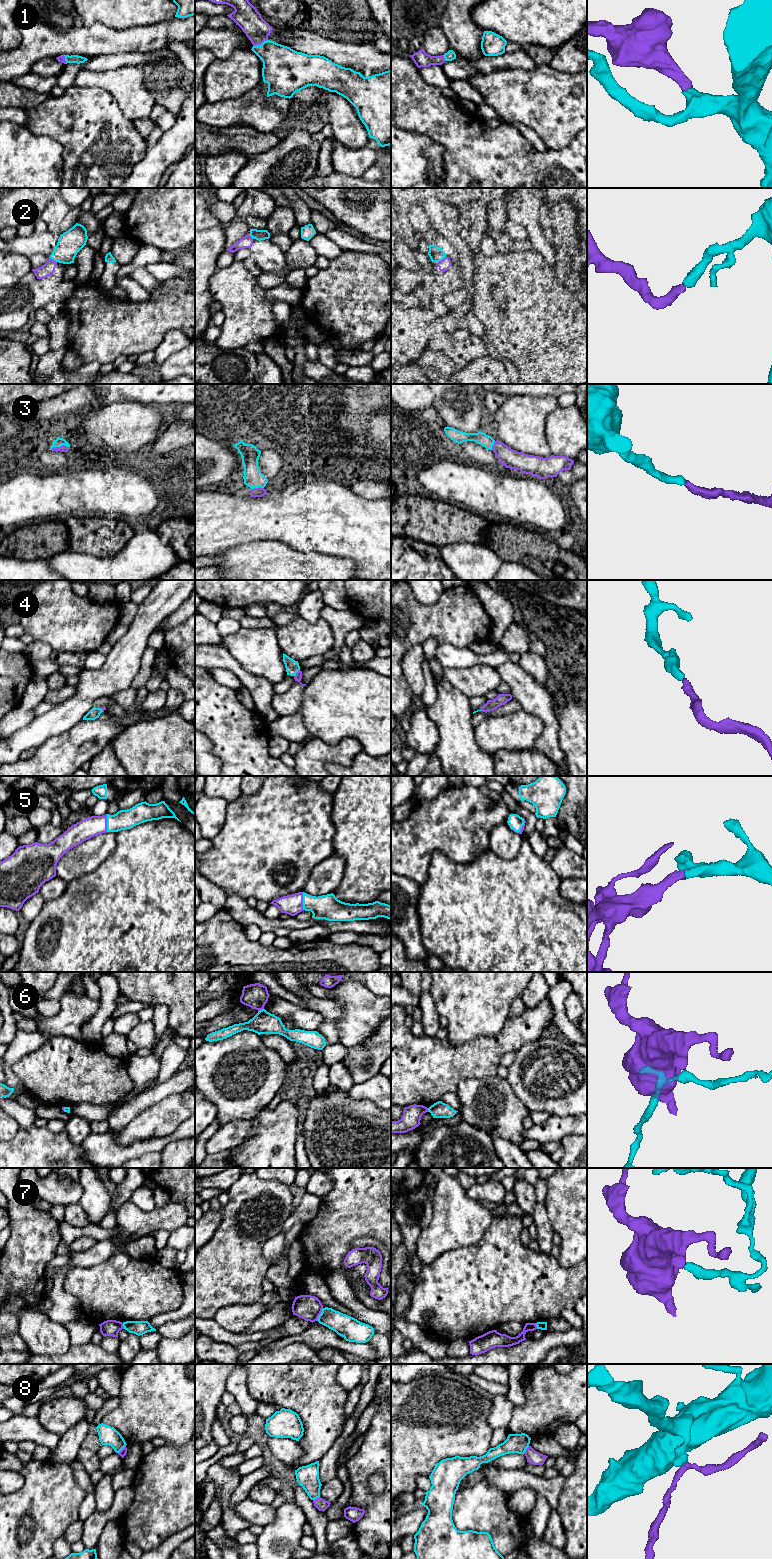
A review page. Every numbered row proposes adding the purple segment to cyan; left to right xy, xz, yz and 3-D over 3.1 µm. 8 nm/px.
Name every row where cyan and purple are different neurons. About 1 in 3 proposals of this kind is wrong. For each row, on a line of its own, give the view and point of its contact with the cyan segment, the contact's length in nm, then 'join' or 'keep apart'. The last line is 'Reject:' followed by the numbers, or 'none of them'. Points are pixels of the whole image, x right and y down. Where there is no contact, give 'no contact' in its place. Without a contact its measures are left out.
1: meets cyan in xz at (261, 44); contact 130 nm long; join
2: meets cyan in xy at (53, 259); contact 80 nm long; join
3: meets cyan in xy at (60, 446); contact 150 nm long; join
4: meets cyan in xz at (296, 672); contact 80 nm long; join
5: meets cyan in xy at (107, 823); contact 140 nm long; join
6: meets cyan in xz at (260, 1010); contact 50 nm long; keep apart
7: meets cyan in xz at (320, 1314); contact 120 nm long; keep apart
8: meets cyan in yz at (525, 1450); contact 80 nm long; keep apart
Reject: 6, 7, 8

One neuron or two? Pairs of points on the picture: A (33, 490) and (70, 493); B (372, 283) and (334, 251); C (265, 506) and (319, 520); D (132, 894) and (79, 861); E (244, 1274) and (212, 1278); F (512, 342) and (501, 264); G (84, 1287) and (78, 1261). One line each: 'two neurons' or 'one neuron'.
A: one neuron
B: two neurons
C: one neuron
D: two neurons
E: one neuron
F: one neuron
G: two neurons

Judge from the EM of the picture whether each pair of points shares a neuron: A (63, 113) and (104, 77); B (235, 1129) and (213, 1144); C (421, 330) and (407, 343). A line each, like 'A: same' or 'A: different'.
A: different
B: same
C: same

